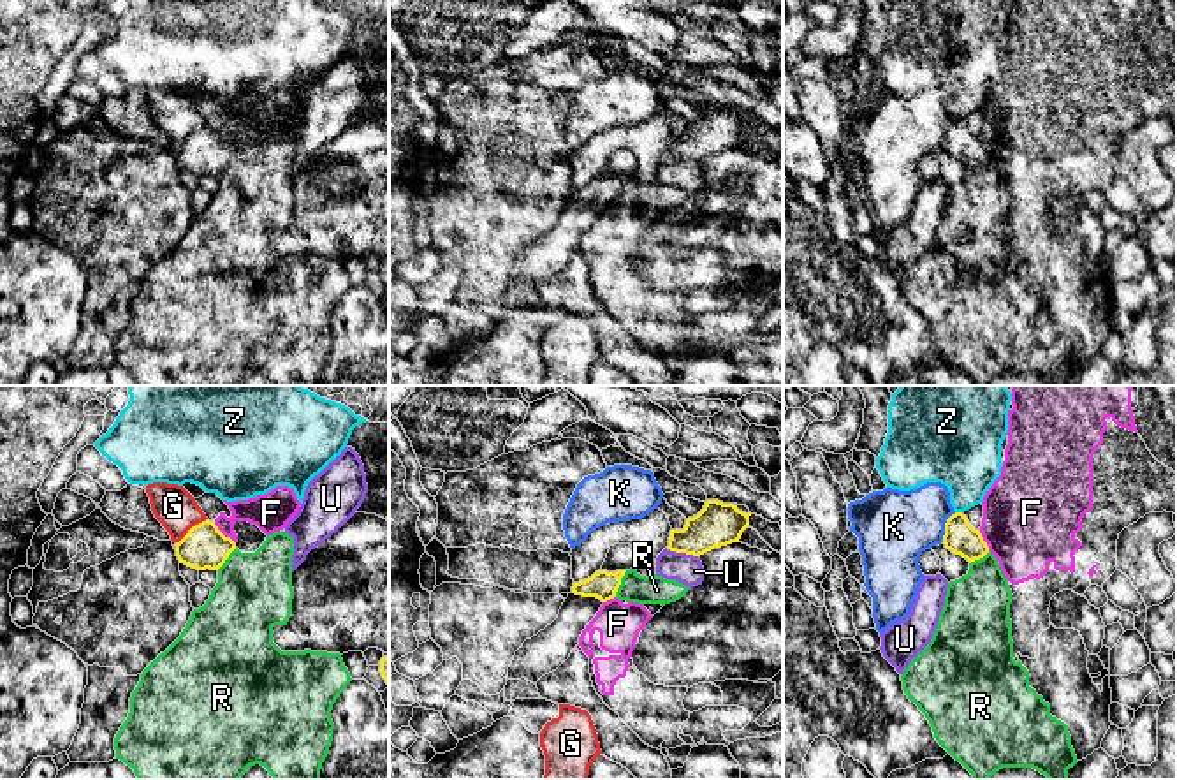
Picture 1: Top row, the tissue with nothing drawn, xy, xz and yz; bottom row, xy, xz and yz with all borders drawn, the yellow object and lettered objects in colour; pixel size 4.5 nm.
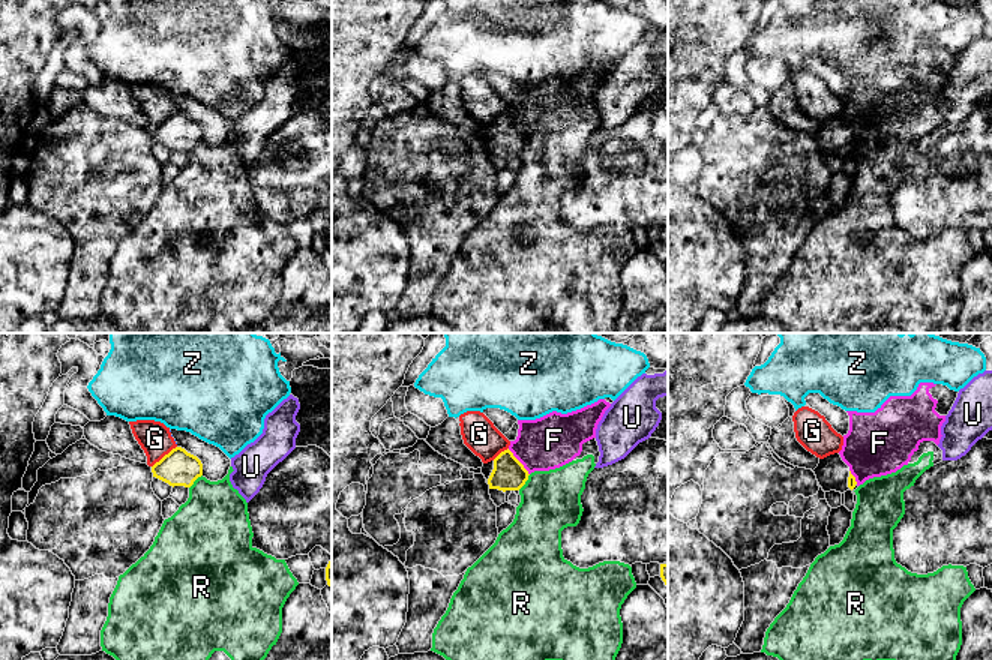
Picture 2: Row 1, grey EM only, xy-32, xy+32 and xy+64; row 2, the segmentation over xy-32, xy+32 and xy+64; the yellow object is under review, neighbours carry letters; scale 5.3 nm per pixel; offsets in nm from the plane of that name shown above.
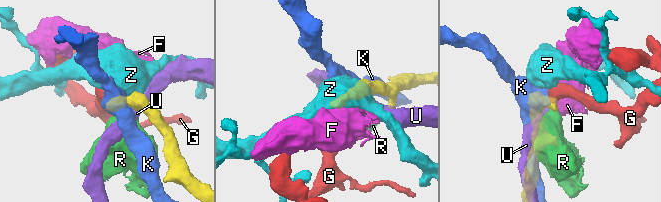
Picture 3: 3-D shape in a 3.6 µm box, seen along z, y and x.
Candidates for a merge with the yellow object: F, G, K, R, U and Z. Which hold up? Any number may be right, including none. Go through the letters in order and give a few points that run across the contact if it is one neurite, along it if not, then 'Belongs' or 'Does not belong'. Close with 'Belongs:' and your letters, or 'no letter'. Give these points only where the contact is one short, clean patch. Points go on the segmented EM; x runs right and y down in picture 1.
F: Line: xy (213, 522), (234, 543). Does not belong
G: Line: xy (206, 518), (176, 543). Does not belong
K: Line: yz (956, 513), (947, 520), (942, 541). Does not belong
R: Line: xz (627, 571), (614, 596). Does not belong
U: Line: xz (665, 548), (697, 557). Does not belong
Z: Line: yz (956, 511), (961, 513). Does not belong
Belongs: no letter

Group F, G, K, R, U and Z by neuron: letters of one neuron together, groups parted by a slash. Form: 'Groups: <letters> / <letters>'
Groups: F R / G K / U / Z

